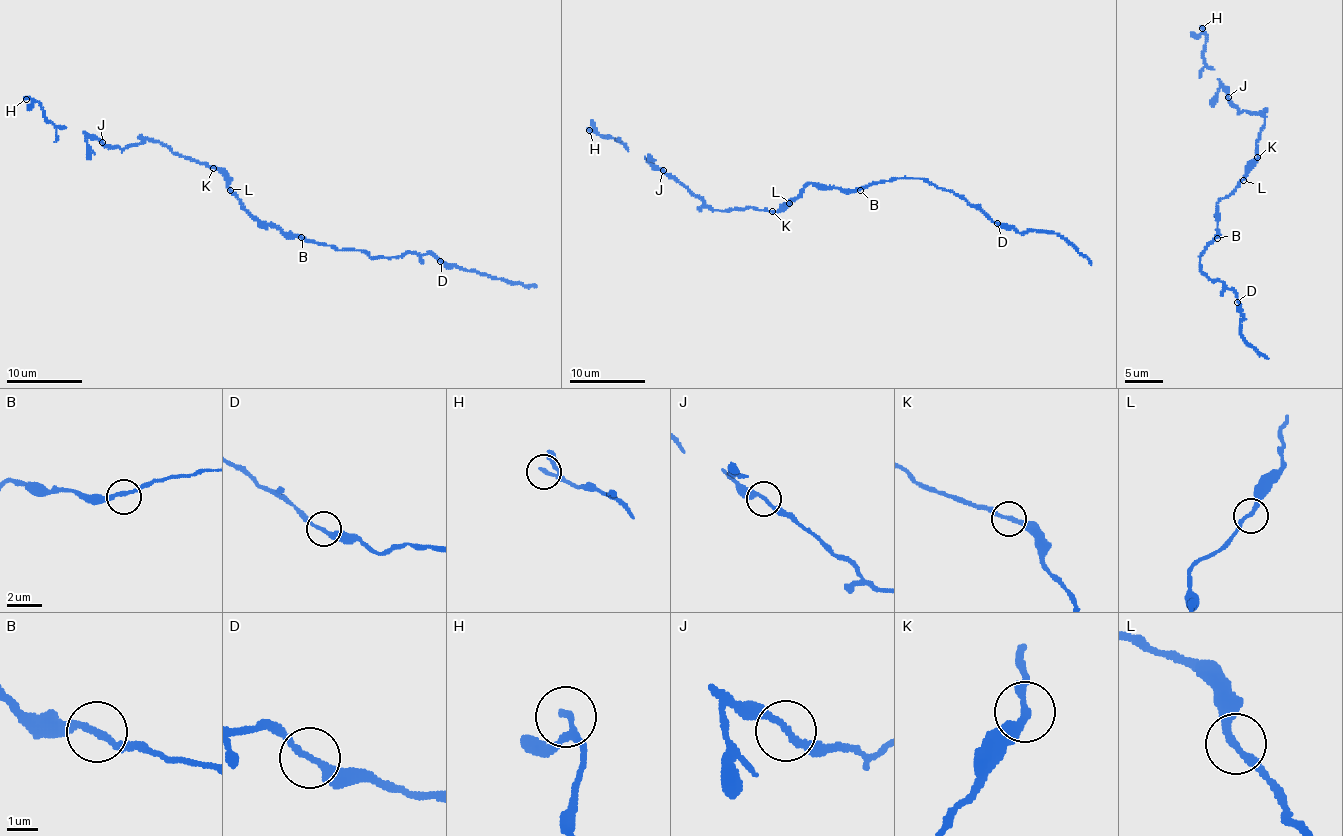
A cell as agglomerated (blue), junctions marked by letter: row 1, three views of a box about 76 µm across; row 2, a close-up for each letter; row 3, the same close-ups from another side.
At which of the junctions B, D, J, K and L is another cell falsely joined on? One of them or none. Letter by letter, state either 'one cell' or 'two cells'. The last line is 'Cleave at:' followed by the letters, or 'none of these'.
B: one cell
D: one cell
J: one cell
K: one cell
L: one cell
Cleave at: none of these

